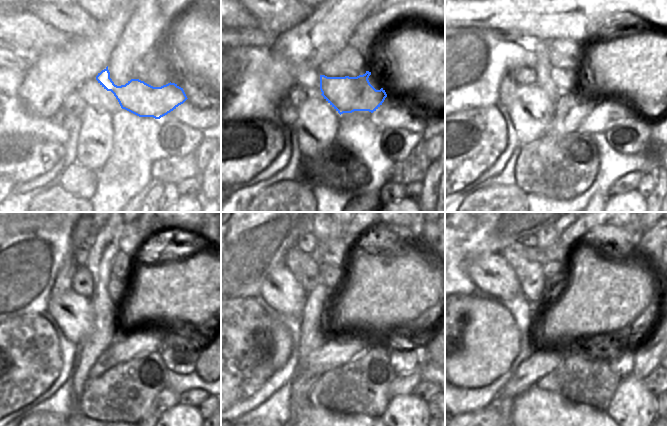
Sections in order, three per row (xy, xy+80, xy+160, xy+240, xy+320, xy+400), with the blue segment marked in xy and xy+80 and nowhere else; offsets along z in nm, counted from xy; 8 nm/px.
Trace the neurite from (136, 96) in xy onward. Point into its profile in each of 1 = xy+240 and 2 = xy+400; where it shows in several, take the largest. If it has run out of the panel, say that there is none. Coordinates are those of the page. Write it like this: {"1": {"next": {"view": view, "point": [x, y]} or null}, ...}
{"1": {"next": {"view": "xy+240", "point": [116, 287]}}, "2": {"next": {"view": "xy+400", "point": [552, 270]}}}

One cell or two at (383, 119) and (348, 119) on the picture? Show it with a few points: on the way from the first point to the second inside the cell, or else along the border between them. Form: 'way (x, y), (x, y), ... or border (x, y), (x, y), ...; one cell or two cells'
border (369, 117), (379, 128), (383, 129); two cells

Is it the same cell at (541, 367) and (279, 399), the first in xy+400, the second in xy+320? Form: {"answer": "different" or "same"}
{"answer": "different"}

